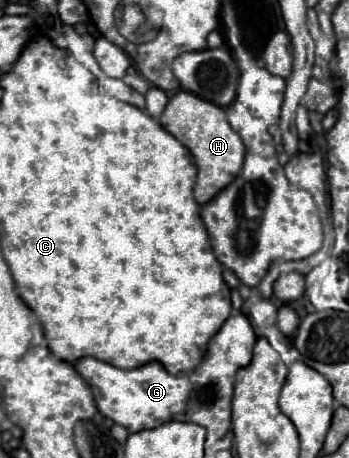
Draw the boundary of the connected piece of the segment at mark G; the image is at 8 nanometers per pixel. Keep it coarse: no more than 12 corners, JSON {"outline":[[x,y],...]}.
{"outline":[[231,315],[189,375],[81,357],[97,409],[129,433],[191,421],[223,437],[255,331]]}

